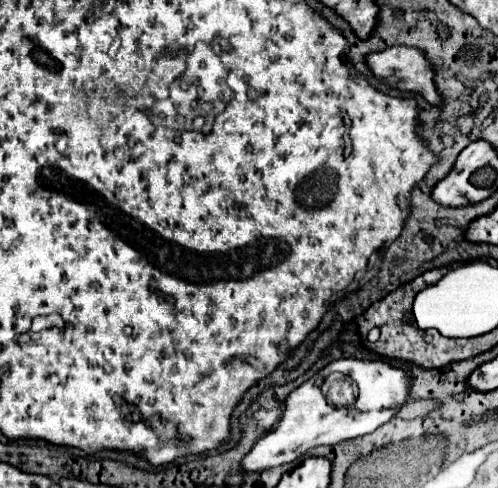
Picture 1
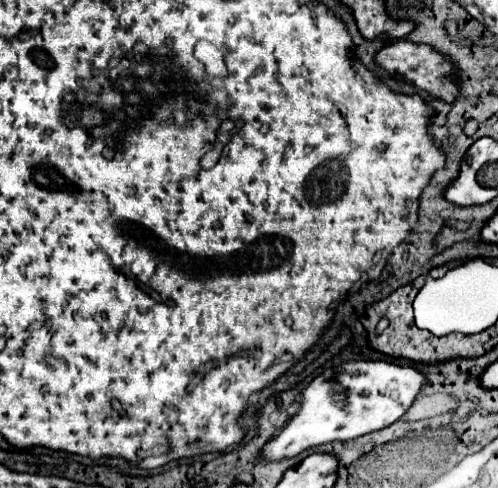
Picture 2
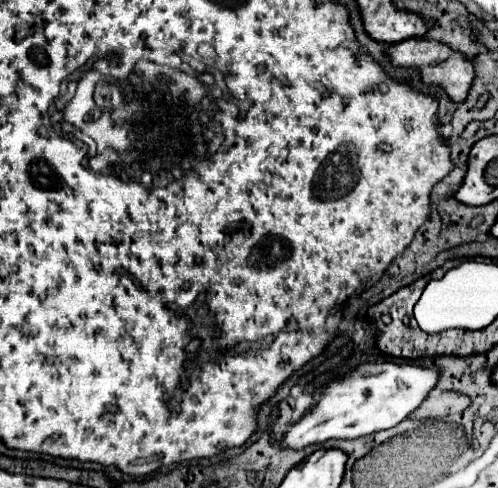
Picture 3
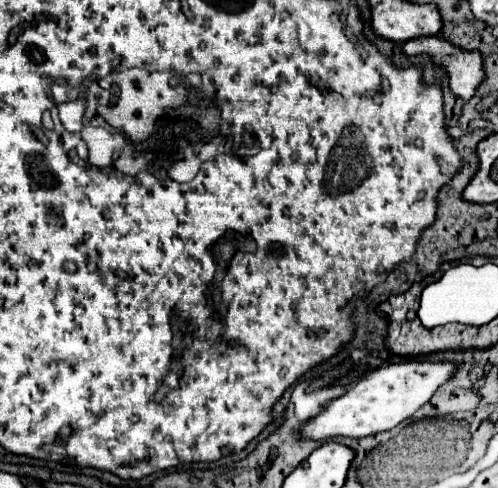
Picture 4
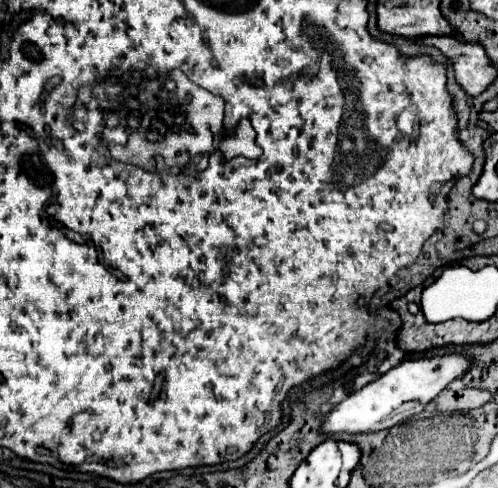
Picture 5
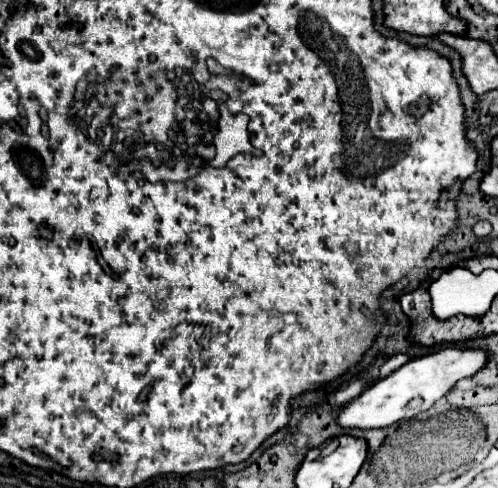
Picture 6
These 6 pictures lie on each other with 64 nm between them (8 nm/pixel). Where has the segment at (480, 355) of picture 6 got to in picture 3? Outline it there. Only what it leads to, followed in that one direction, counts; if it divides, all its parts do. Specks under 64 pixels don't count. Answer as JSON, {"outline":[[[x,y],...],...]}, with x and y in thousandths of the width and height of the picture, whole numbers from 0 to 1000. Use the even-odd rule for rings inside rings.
{"outline":[[[787,742],[723,746],[707,758],[703,775],[667,775],[643,795],[639,824],[594,869],[578,877],[578,885],[562,902],[562,918],[606,922],[622,910],[643,910],[671,898],[703,902],[787,877],[843,832],[843,824],[859,811],[876,783],[880,762],[871,754]]]}

